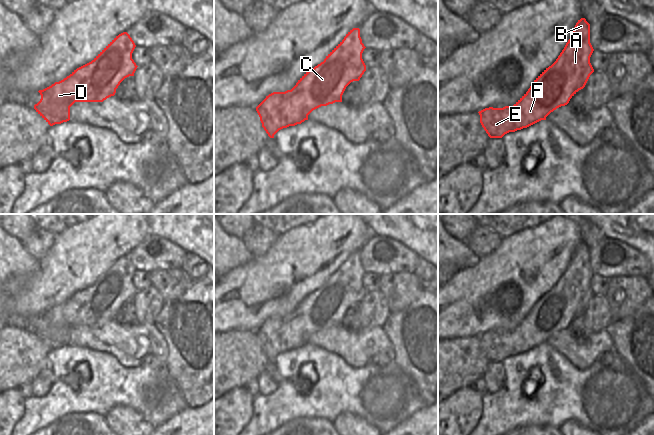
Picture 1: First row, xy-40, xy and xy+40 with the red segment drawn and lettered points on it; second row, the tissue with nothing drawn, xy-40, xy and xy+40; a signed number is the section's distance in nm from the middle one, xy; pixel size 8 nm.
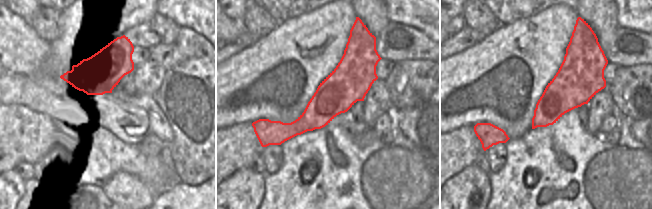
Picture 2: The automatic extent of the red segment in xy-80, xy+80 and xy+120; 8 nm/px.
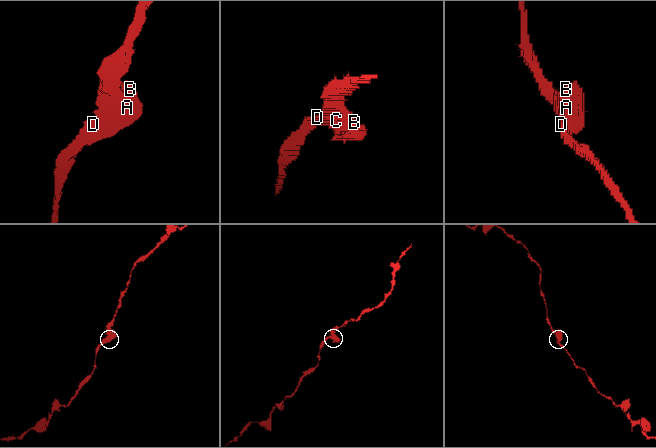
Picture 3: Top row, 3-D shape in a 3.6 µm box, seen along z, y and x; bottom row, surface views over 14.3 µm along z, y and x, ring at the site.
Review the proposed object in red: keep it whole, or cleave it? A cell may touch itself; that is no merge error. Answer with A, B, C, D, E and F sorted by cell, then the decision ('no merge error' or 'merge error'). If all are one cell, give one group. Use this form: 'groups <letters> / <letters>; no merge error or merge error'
groups A B C D E F; no merge error

